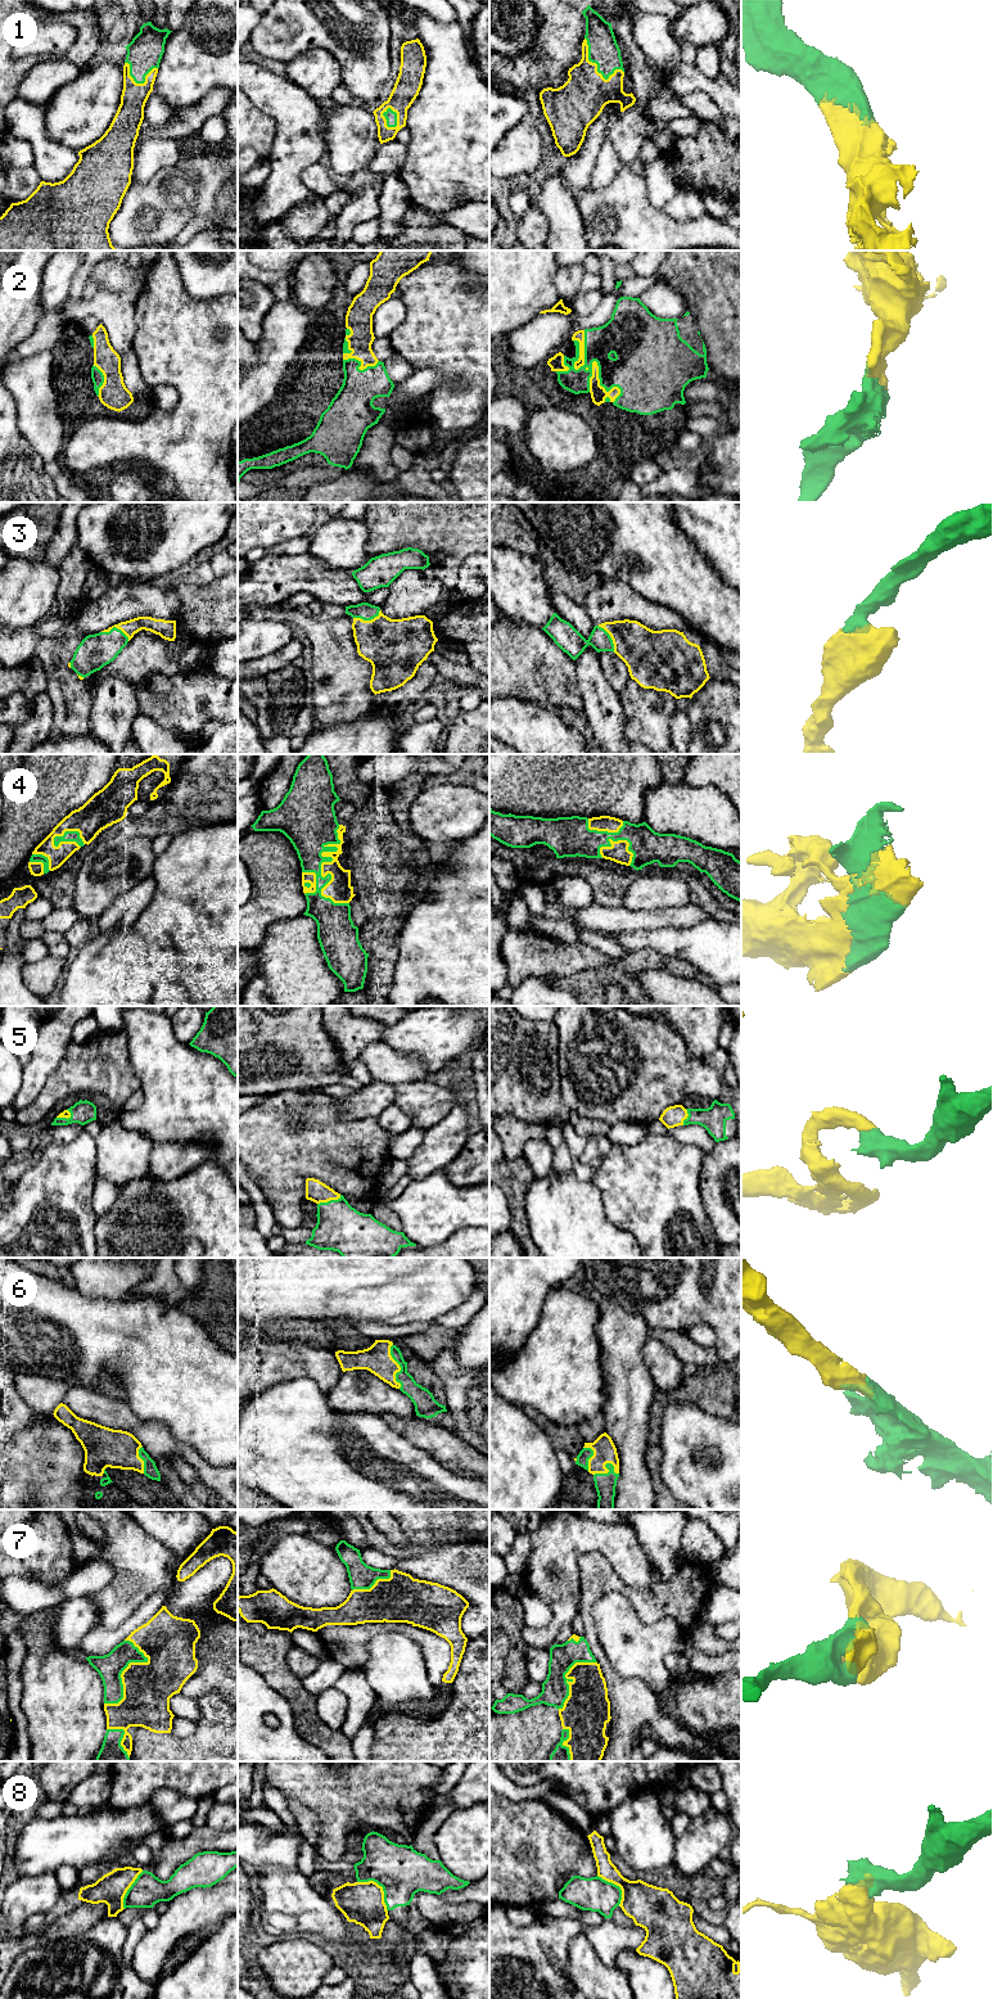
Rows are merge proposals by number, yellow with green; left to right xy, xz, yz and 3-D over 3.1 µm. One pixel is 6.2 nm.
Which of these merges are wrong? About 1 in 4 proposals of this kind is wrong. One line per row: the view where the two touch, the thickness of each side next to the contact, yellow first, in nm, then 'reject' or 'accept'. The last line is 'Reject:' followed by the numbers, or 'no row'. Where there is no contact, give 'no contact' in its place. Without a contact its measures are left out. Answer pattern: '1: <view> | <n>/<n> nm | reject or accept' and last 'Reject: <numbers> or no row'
1: yz | 300/190 nm | accept
2: yz | 100/340 nm | accept
3: xy | 100/220 nm | accept
4: xz | 160/280 nm | accept
5: xz | 140/300 nm | accept
6: xz | 170/130 nm | accept
7: xy | 300/160 nm | accept
8: xz | 260/320 nm | reject
Reject: 8

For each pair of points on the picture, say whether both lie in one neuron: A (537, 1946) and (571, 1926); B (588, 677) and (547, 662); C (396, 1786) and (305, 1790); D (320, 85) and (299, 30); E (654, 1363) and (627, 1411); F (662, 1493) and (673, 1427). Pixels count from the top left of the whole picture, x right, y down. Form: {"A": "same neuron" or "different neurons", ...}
{"A": "same neuron", "B": "different neurons", "C": "same neuron", "D": "different neurons", "E": "different neurons", "F": "different neurons"}

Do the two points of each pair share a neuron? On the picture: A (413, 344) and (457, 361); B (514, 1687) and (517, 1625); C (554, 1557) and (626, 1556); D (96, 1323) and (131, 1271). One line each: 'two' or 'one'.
A: one
B: one
C: one
D: two

